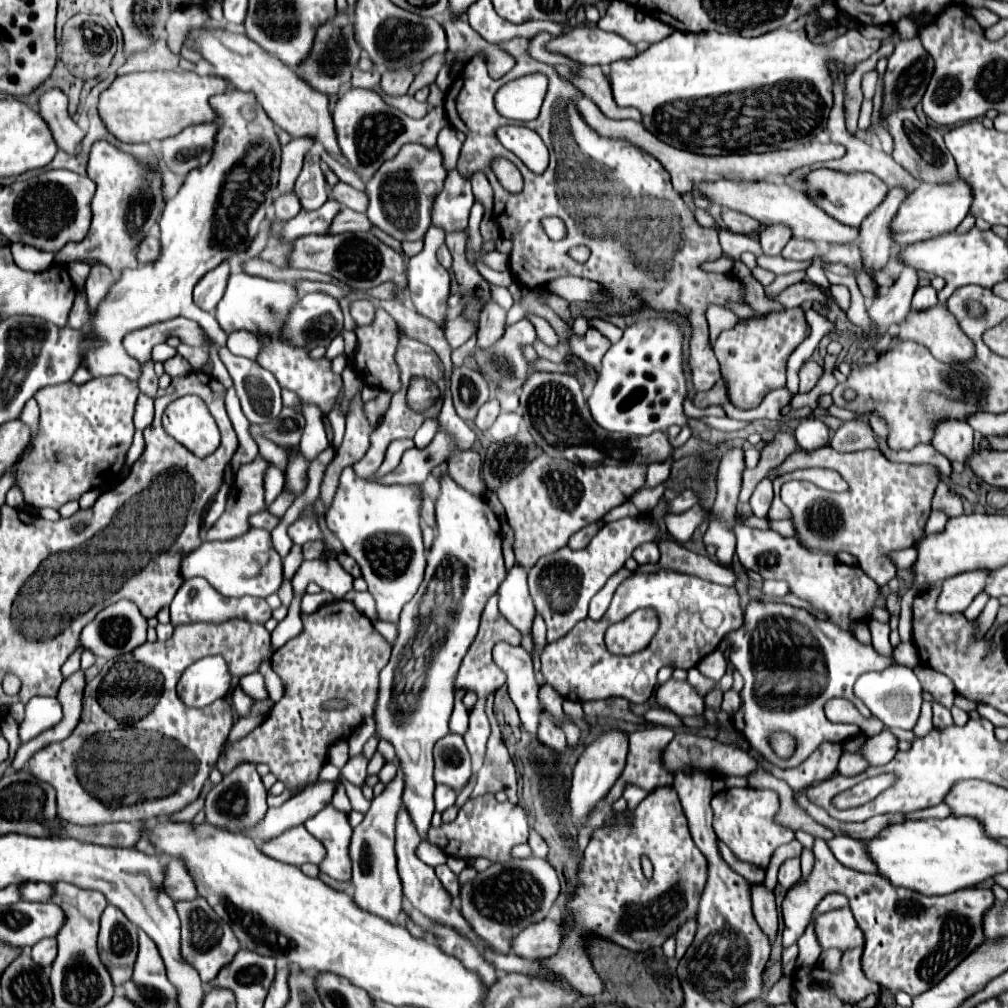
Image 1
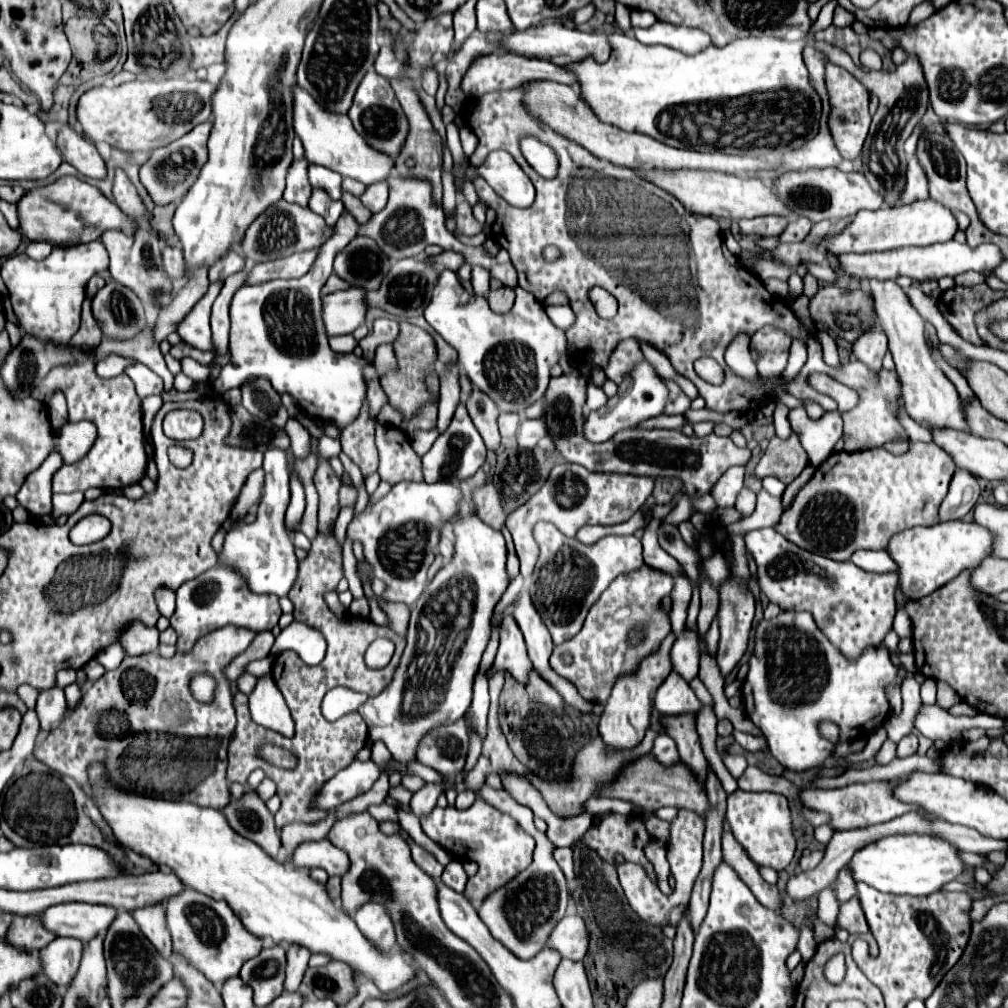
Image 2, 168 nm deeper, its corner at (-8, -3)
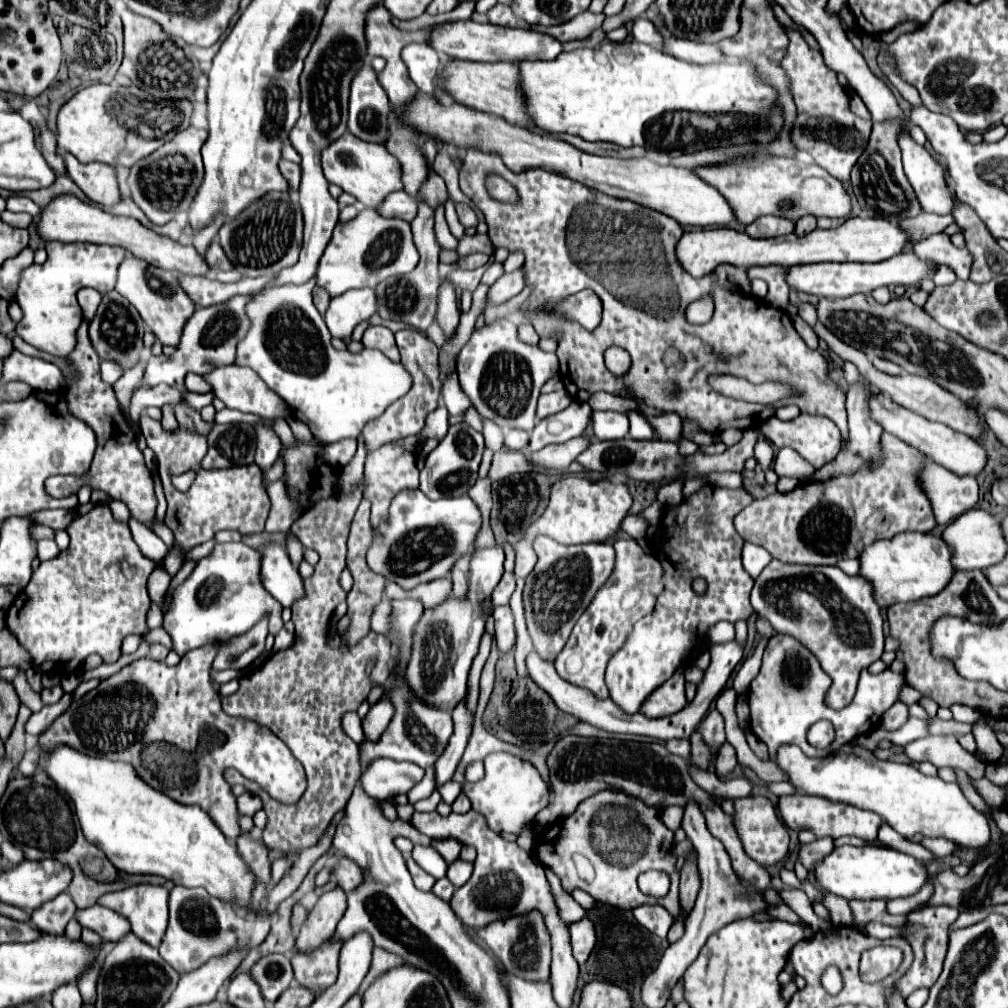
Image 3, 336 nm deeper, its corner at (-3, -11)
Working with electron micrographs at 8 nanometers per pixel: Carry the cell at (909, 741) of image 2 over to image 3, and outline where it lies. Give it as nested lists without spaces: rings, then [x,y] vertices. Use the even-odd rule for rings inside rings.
[[[928,735],[916,739],[904,747],[904,755],[914,763],[930,761],[936,767],[960,767],[972,779],[980,779],[985,774],[986,765],[962,749],[952,735]]]

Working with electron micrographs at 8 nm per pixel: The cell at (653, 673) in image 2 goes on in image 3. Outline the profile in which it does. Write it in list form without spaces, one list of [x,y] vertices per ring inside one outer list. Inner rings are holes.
[[[706,485],[684,499],[680,507],[664,507],[662,537],[666,543],[650,543],[654,557],[664,567],[664,591],[652,617],[634,627],[606,669],[610,699],[624,709],[624,713],[638,713],[646,697],[672,677],[684,653],[704,649],[708,627],[720,619],[734,623],[752,615],[750,591],[754,579],[742,567],[740,551],[744,541],[732,525],[732,519],[750,503],[752,497],[744,489]],[[696,577],[706,579],[706,591],[702,595],[692,589]]]

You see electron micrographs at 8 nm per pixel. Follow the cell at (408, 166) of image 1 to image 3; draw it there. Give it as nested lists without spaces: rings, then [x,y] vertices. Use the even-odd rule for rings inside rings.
[[[364,209],[348,223],[338,223],[328,243],[316,277],[318,285],[324,287],[332,297],[342,295],[350,289],[376,287],[380,281],[392,275],[406,275],[418,265],[416,245],[412,241],[410,223],[404,219],[380,217],[374,209]]]

